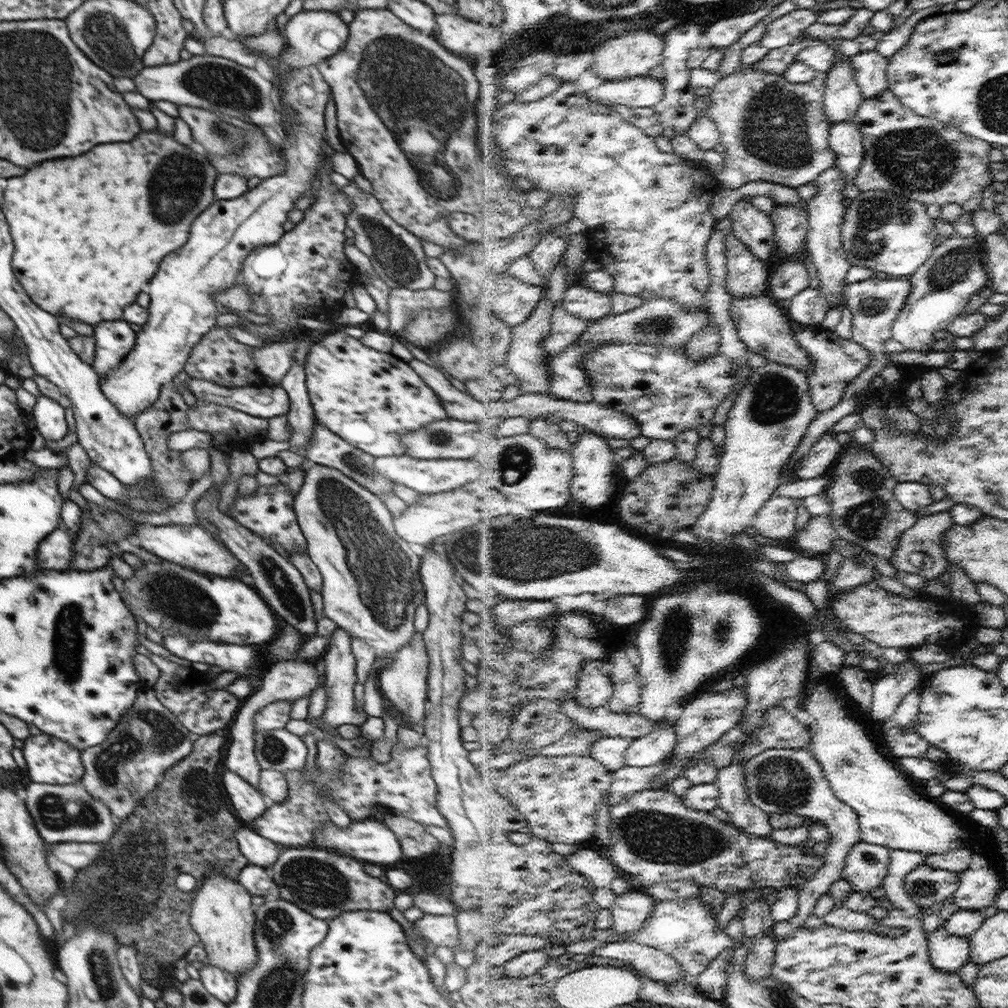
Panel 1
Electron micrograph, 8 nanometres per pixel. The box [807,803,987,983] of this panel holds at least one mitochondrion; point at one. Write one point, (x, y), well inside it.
(924, 888)

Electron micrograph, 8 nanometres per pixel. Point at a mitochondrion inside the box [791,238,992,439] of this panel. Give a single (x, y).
(955, 266)

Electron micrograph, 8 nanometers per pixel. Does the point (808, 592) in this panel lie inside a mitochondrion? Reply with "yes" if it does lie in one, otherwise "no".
no

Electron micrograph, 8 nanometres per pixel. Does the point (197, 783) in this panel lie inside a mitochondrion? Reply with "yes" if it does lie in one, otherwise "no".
yes

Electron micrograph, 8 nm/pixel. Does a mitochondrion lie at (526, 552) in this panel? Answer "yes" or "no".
yes

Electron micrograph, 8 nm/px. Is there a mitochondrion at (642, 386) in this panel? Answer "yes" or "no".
no

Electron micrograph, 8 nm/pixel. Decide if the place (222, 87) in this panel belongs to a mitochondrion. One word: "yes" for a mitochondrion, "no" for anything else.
yes

